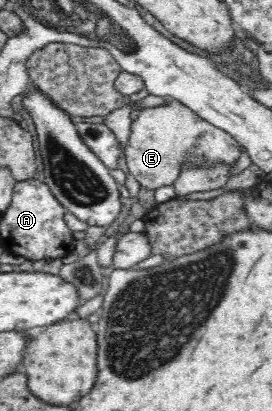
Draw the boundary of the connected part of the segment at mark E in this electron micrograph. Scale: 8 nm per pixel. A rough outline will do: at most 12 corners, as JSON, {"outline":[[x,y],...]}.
{"outline":[[173,97],[137,110],[124,150],[150,189],[243,147]]}

